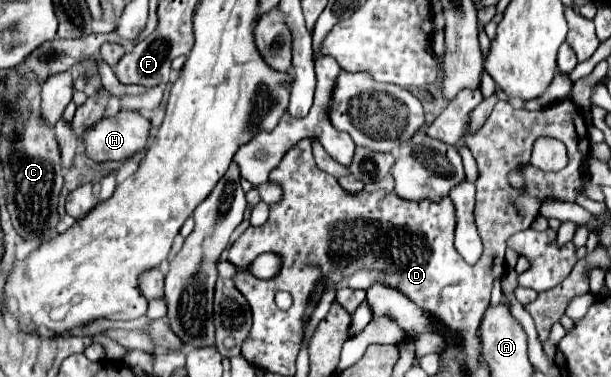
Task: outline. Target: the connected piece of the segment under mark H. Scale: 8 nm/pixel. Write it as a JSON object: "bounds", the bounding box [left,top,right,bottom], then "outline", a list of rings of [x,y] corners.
{"bounds":[85,111,151,161],"outline":[[[119,111],[113,117],[97,121],[85,135],[85,145],[87,145],[87,155],[93,161],[127,161],[135,153],[143,151],[147,145],[147,139],[151,135],[151,121],[139,115],[137,111]]]}

